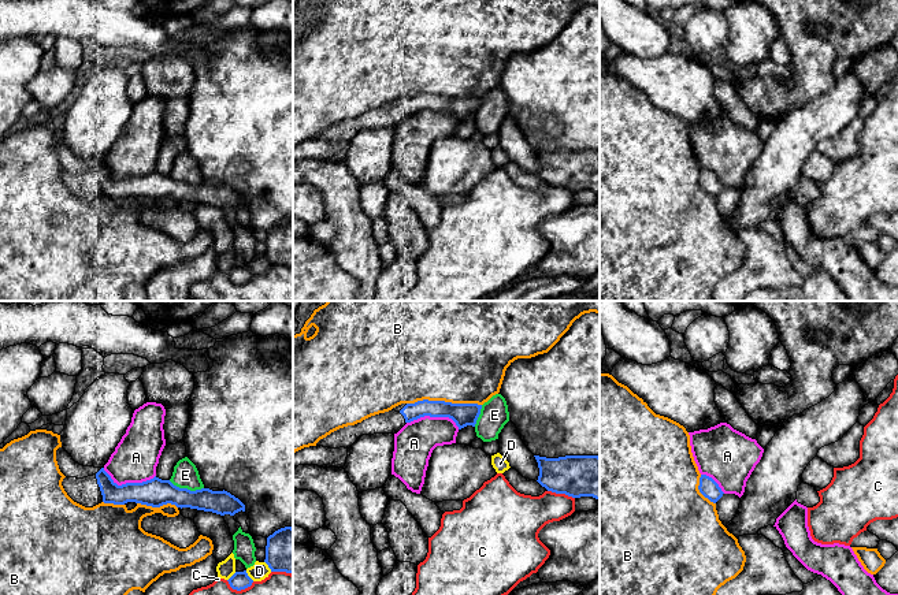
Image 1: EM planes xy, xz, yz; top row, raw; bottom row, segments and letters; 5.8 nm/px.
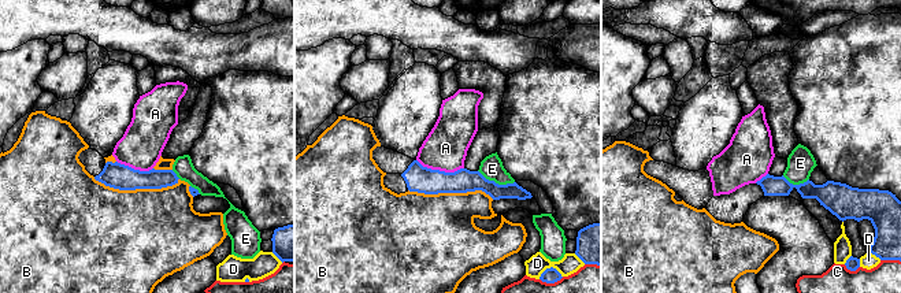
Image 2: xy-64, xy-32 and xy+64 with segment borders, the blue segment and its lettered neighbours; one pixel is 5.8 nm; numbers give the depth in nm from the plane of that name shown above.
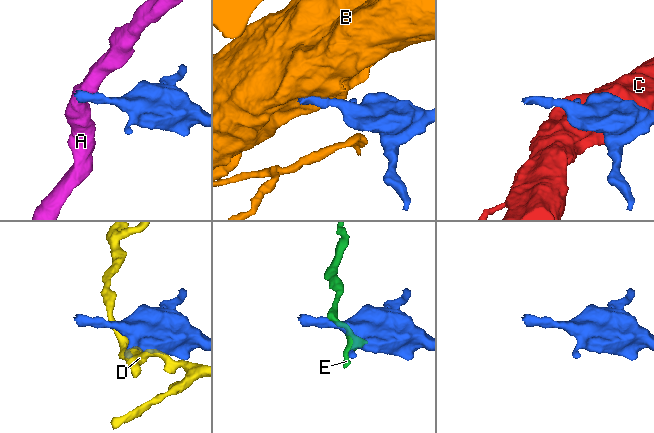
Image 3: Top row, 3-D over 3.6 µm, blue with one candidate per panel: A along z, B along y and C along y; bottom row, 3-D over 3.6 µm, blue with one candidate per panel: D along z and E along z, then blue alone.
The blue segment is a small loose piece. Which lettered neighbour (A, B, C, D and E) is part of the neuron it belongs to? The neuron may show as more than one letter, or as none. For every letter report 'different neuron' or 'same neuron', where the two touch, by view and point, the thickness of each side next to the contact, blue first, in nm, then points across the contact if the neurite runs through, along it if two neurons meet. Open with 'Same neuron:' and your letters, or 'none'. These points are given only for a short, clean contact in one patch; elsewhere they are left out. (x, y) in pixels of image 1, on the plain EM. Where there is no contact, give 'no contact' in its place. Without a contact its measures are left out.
Same neuron: none
A: different neuron; meets blue in xy at (129, 177); 170 nm thick on the blue side, 260 nm on the other; border along xy (103, 162), (118, 178), (141, 177), (155, 168)
B: different neuron; meets blue in xz at (444, 95); 140 nm thick on the blue side, 500 nm on the other
C: different neuron; meets blue in xz at (561, 186); 240 nm thick on the blue side, 240 nm on the other
D: different neuron; meets blue in xy at (248, 270); 110 nm thick on the blue side, 100 nm on the other
E: different neuron; meets blue in xy at (186, 182); 170 nm thick on the blue side, 150 nm on the other; border along xy (169, 174), (190, 183), (203, 182)

